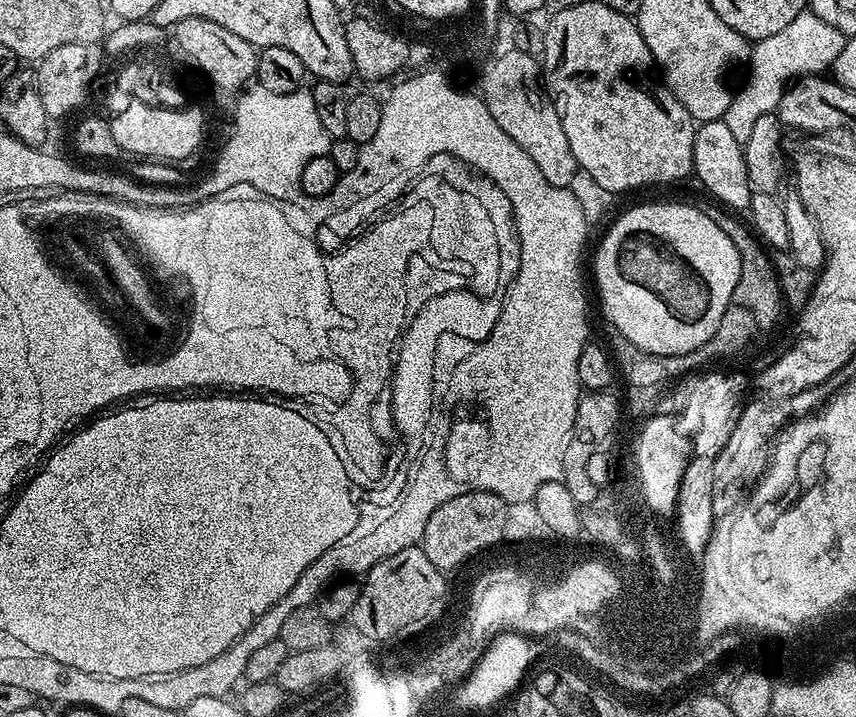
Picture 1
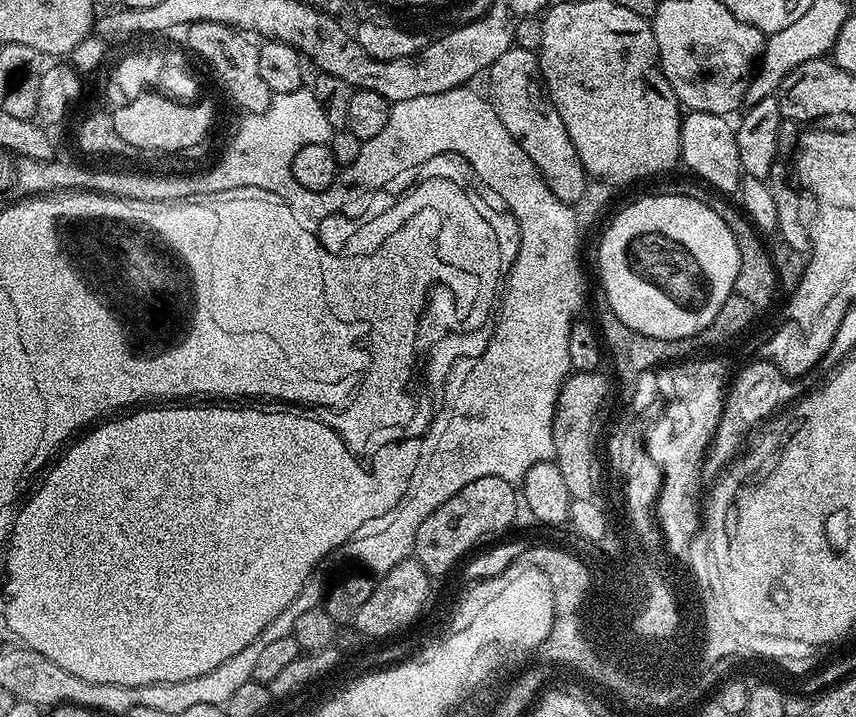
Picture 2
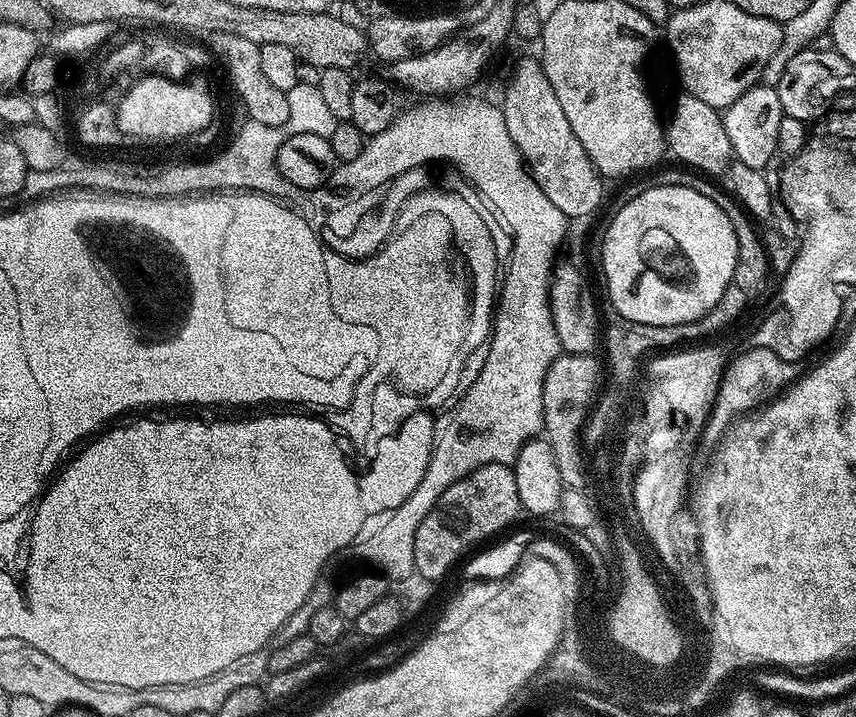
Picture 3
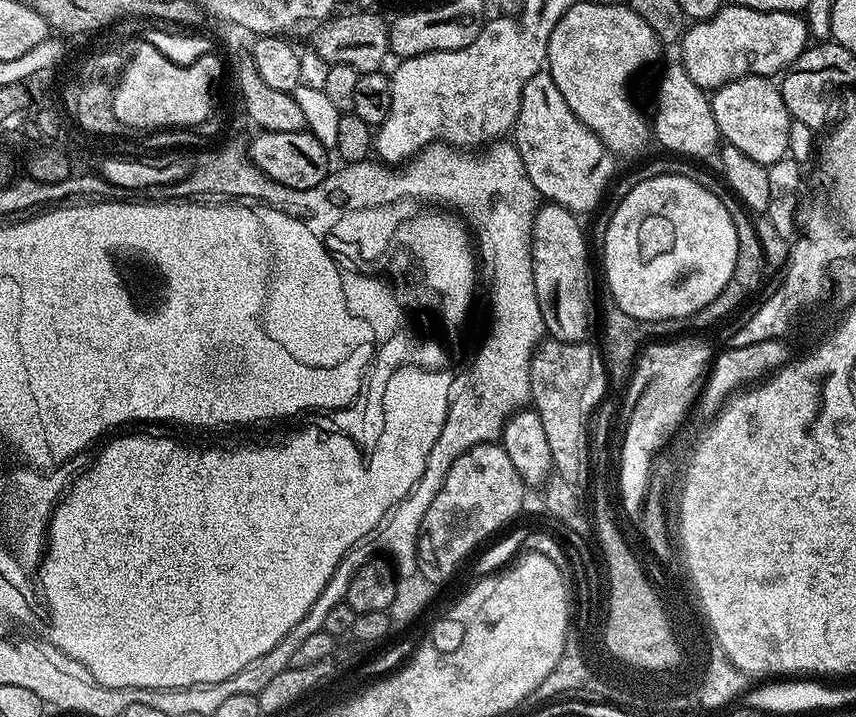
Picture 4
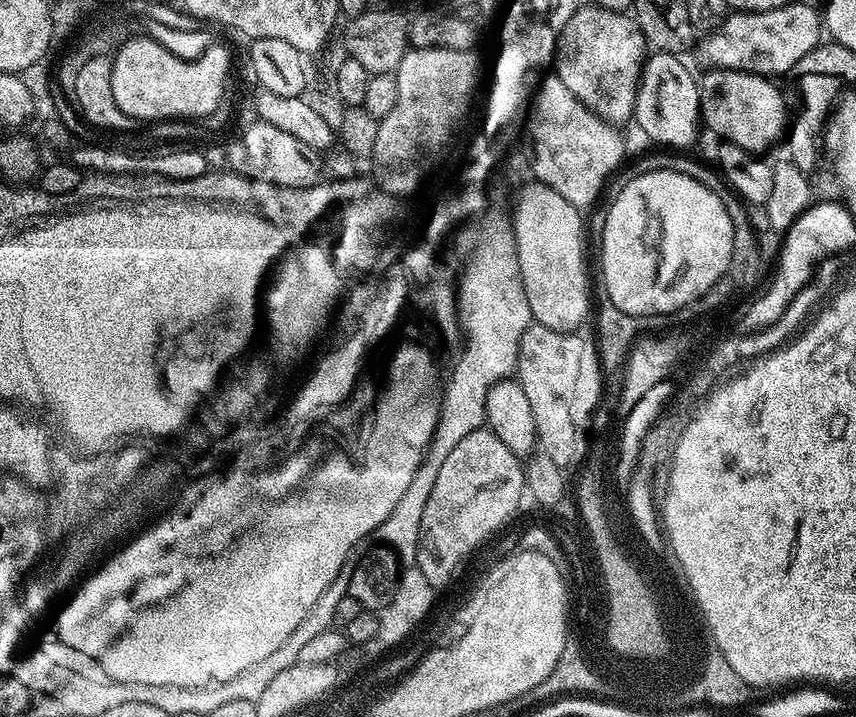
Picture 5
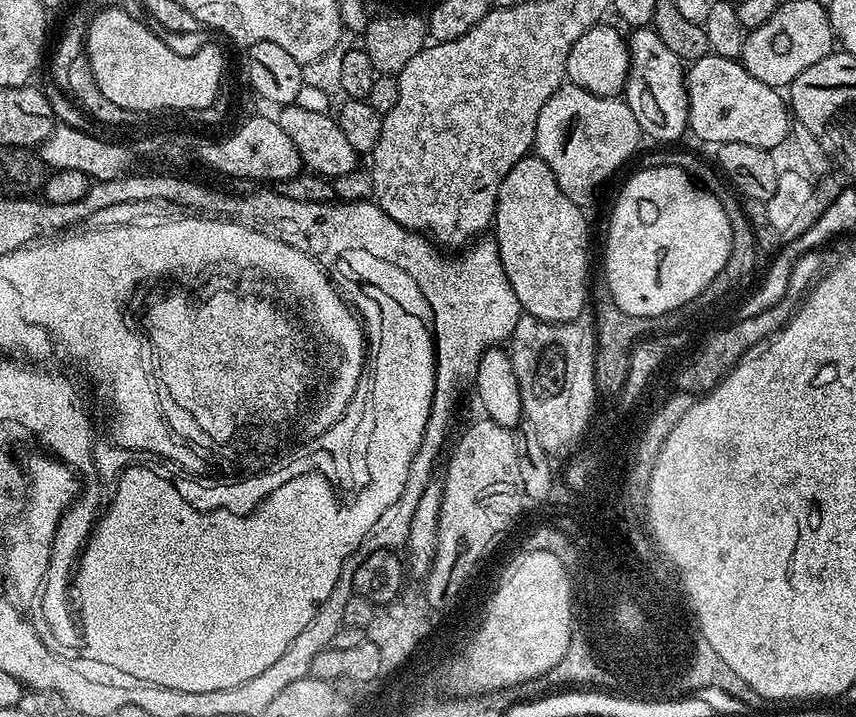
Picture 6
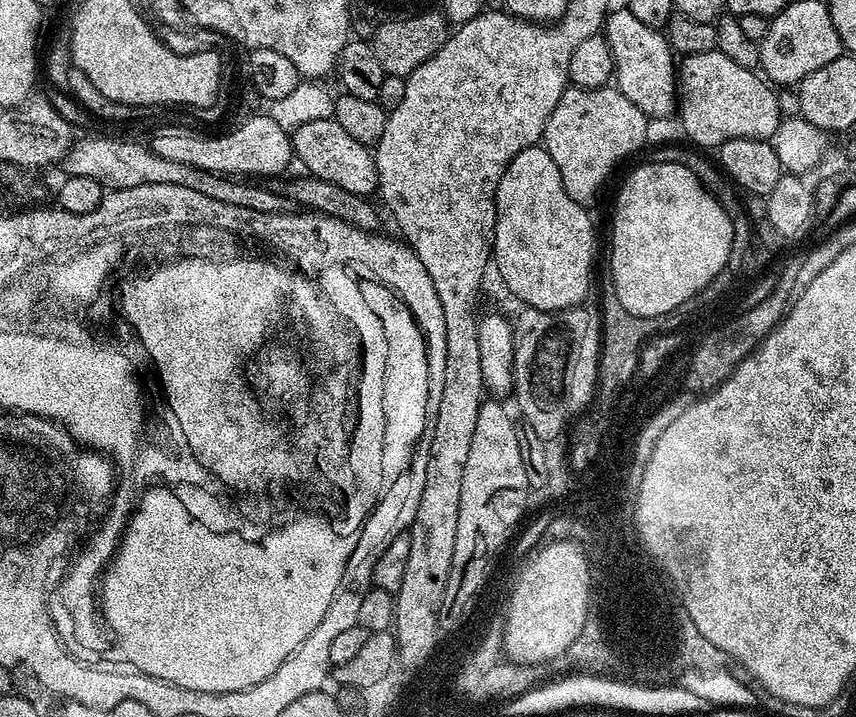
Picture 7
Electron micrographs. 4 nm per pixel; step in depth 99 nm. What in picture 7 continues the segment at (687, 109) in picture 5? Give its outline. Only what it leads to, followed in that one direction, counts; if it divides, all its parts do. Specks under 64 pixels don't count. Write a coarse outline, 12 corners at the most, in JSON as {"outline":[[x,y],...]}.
{"outline":[[609,11],[614,84],[653,121],[678,108],[667,35]]}

